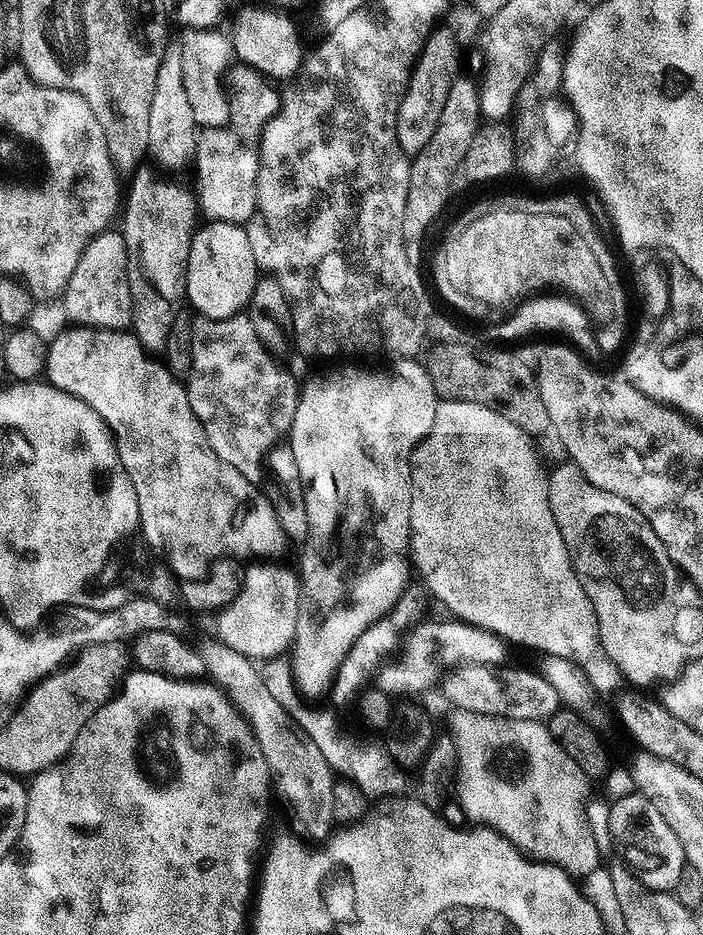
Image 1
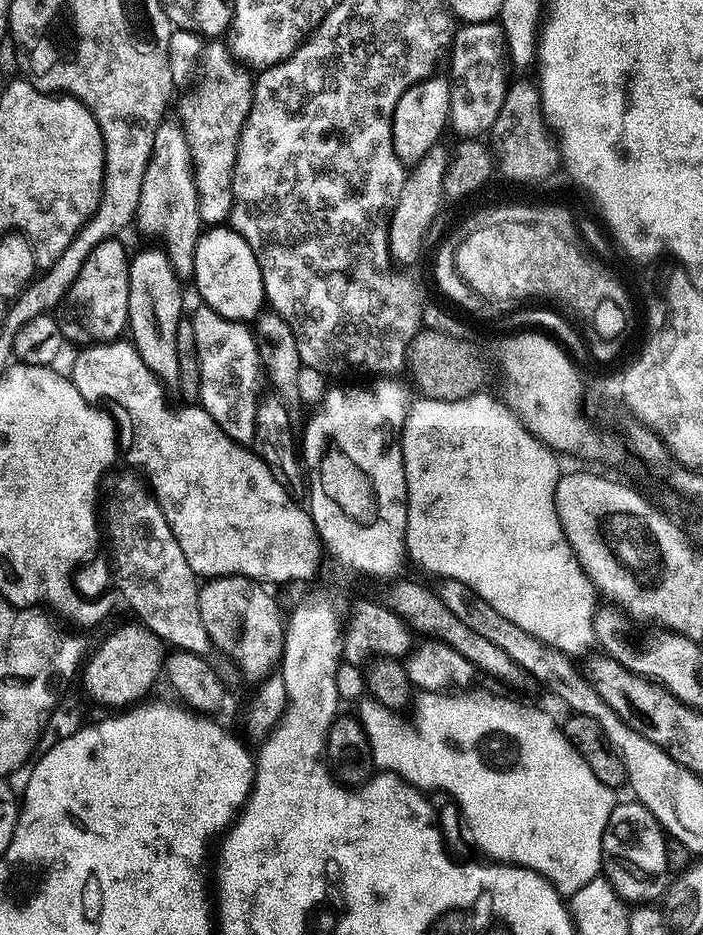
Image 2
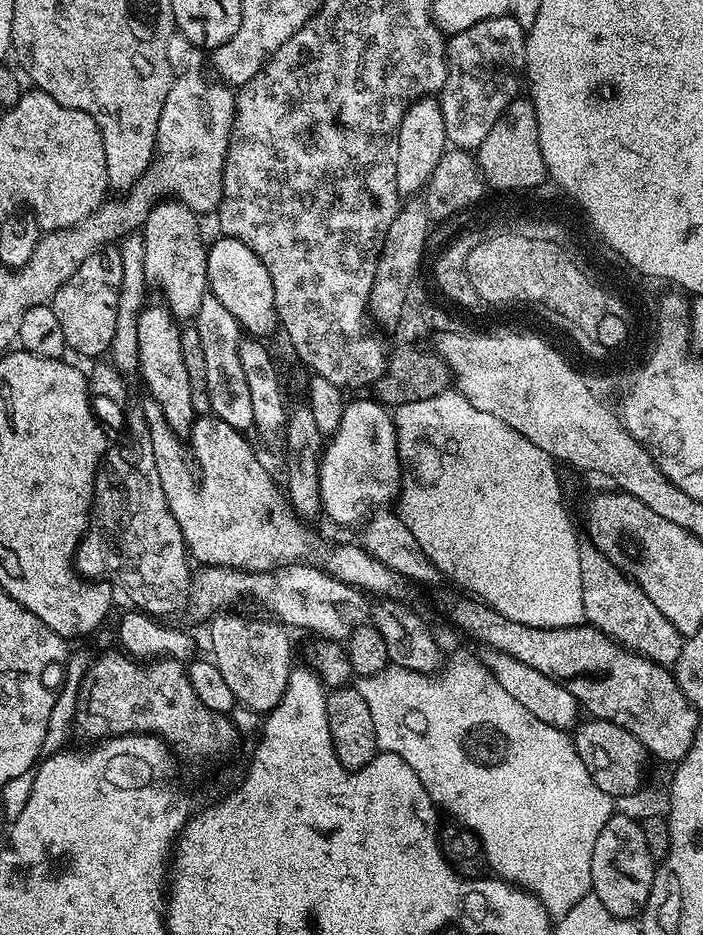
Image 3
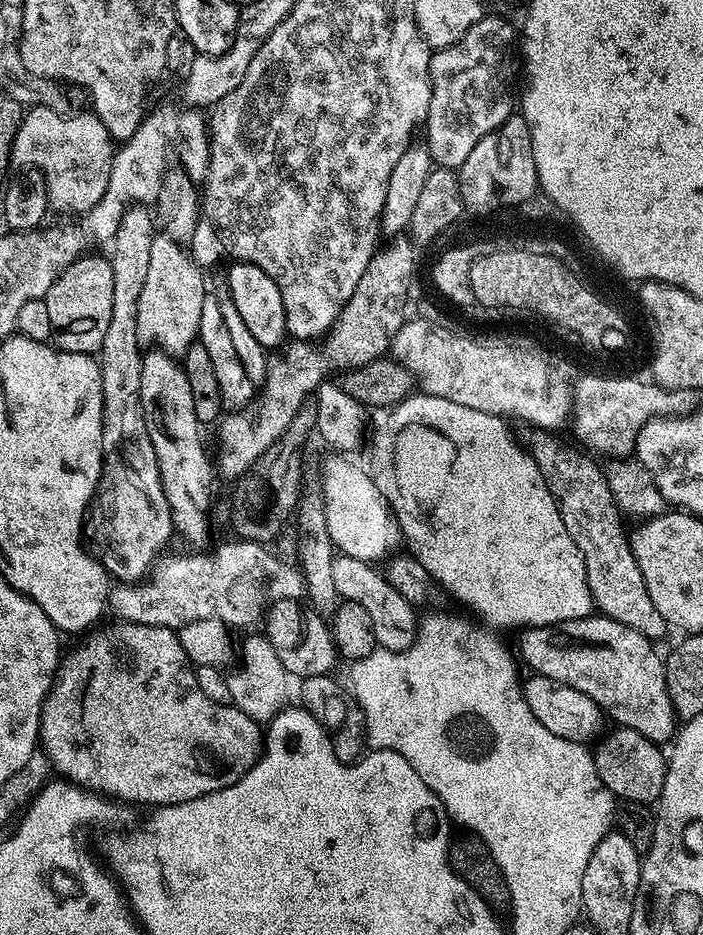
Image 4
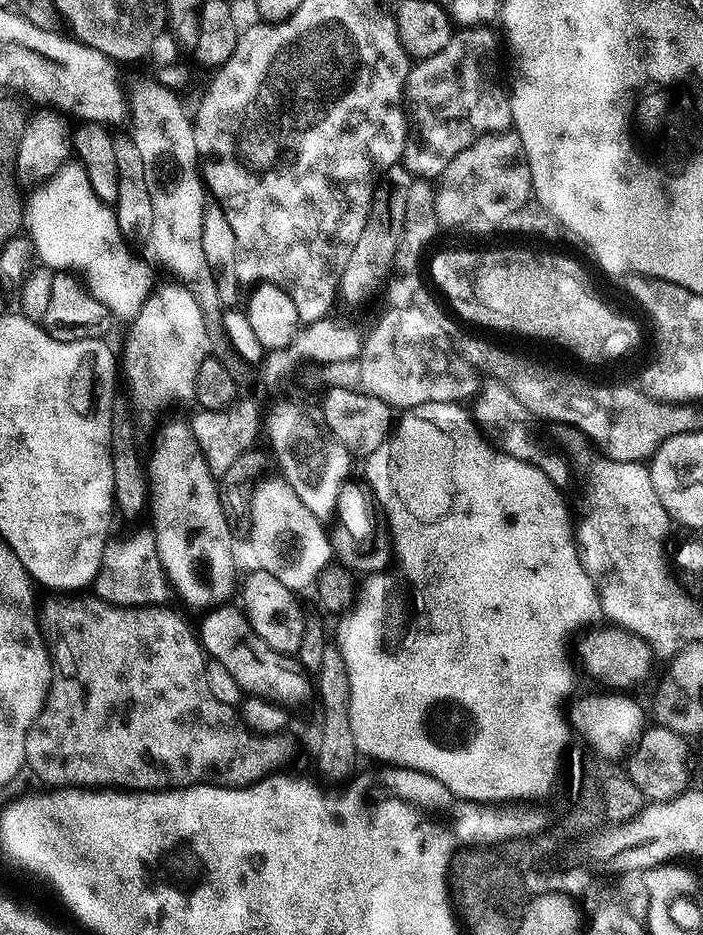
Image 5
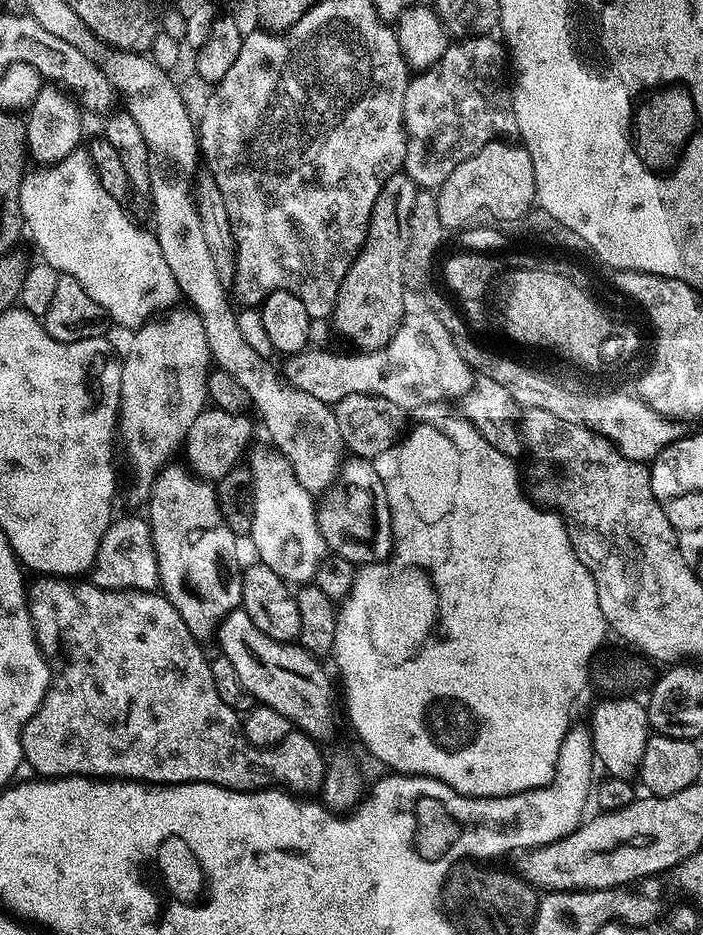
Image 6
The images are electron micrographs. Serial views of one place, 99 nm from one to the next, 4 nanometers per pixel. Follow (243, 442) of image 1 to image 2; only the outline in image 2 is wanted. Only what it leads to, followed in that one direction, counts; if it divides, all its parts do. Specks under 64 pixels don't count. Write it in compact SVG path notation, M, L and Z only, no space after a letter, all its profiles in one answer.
M200 306L196 313L191 313L190 319L194 326L196 343L195 362L200 371L199 407L204 408L206 414L210 414L210 418L214 418L216 425L233 440L235 436L240 436L240 424L255 424L255 416L262 403L262 396L260 396L262 367L253 329L247 323L227 320L207 306Z

